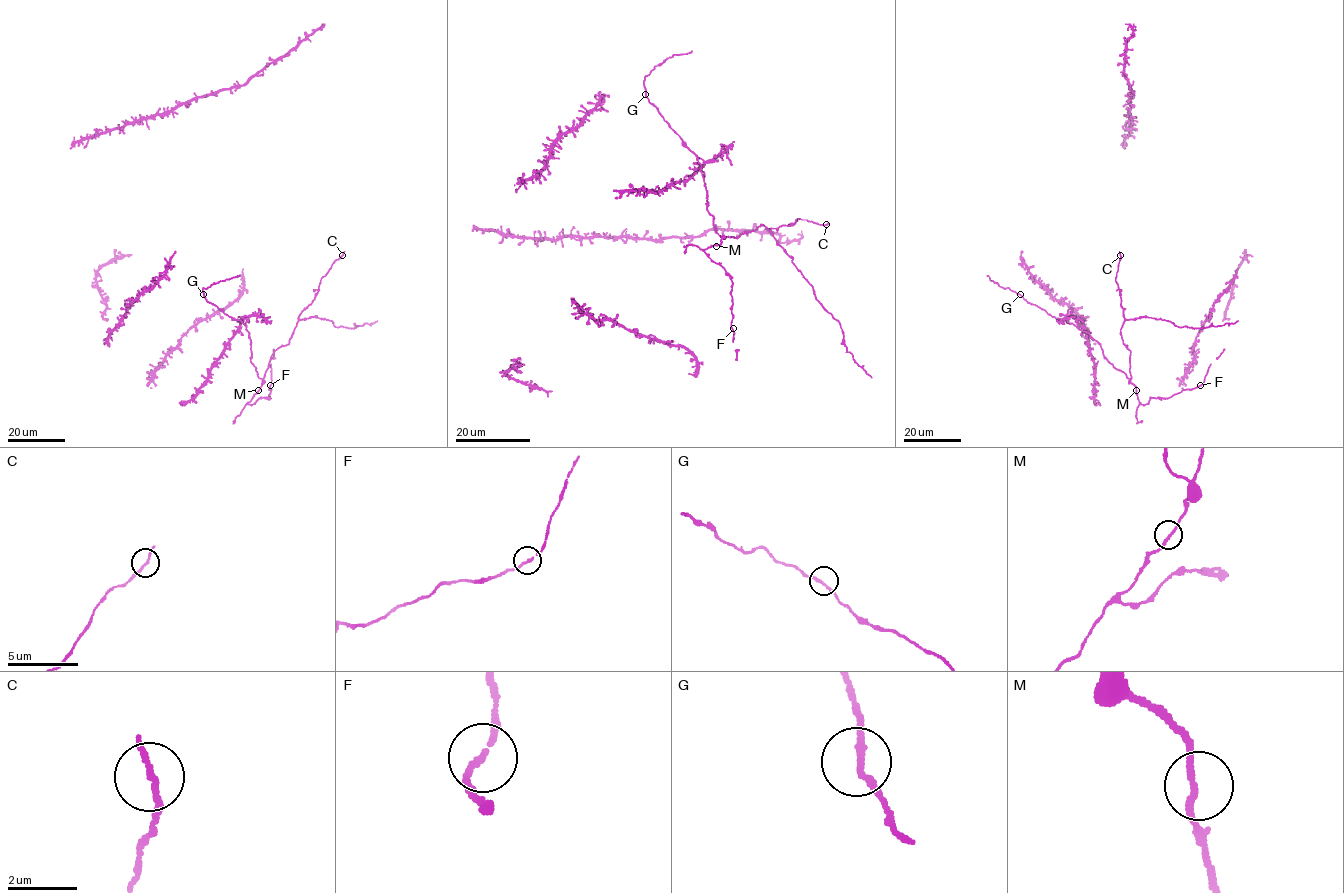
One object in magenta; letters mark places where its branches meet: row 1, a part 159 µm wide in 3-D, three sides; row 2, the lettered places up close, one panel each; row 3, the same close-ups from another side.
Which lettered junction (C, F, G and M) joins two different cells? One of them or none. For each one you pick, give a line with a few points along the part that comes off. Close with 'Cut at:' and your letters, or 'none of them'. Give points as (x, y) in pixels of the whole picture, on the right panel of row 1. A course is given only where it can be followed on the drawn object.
Cut at: none of them

